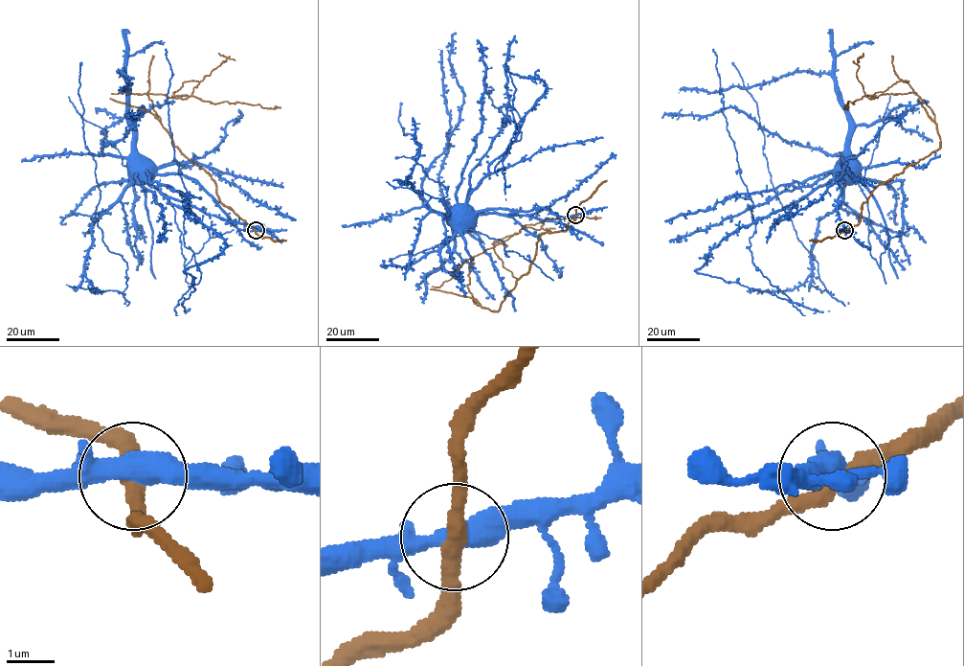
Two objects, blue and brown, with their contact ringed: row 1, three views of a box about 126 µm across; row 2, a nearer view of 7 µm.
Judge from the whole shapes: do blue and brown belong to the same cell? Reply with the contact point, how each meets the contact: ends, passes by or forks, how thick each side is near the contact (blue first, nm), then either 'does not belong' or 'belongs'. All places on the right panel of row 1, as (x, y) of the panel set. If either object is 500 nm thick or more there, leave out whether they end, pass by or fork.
(844, 230) | blue forks | brown passes by | 360/320 nm | does not belong

